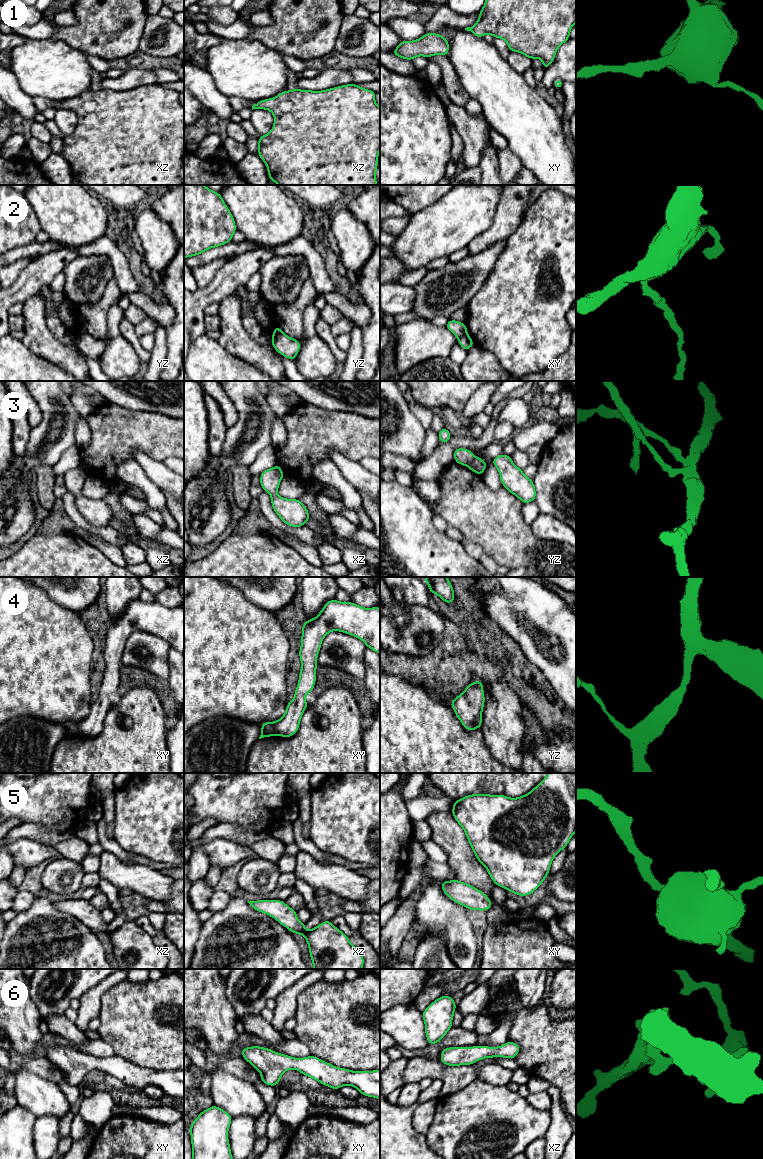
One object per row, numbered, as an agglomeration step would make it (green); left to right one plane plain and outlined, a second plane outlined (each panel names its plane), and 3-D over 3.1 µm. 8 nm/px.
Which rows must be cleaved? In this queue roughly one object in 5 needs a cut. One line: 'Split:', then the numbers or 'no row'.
Split: 2, 3

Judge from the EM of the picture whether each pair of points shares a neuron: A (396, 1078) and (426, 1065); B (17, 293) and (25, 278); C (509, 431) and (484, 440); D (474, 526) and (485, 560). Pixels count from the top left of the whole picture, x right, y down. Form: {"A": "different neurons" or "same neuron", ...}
{"A": "different neurons", "B": "same neuron", "C": "different neurons", "D": "different neurons"}

